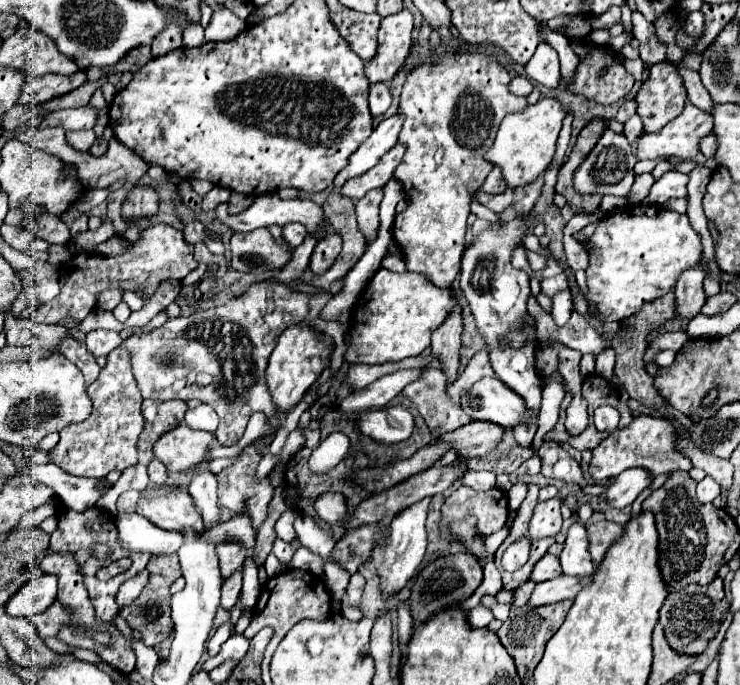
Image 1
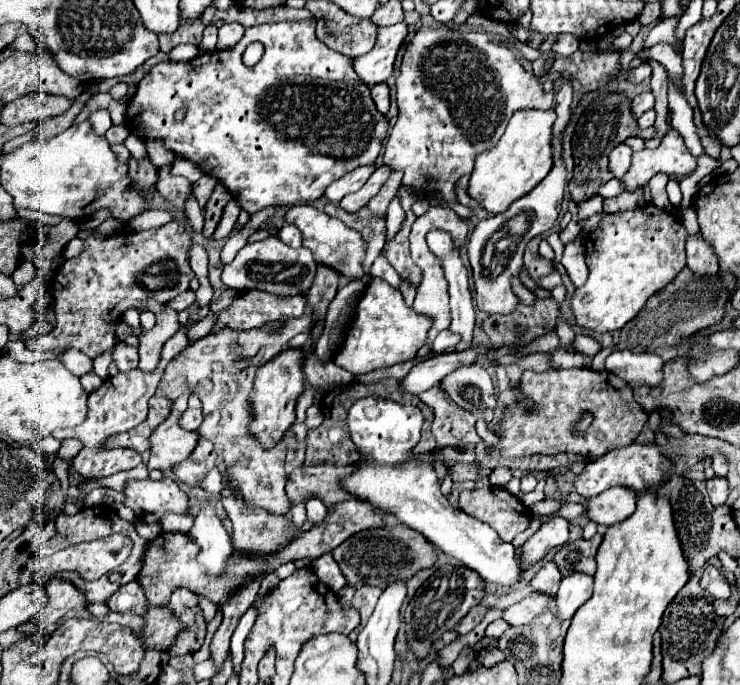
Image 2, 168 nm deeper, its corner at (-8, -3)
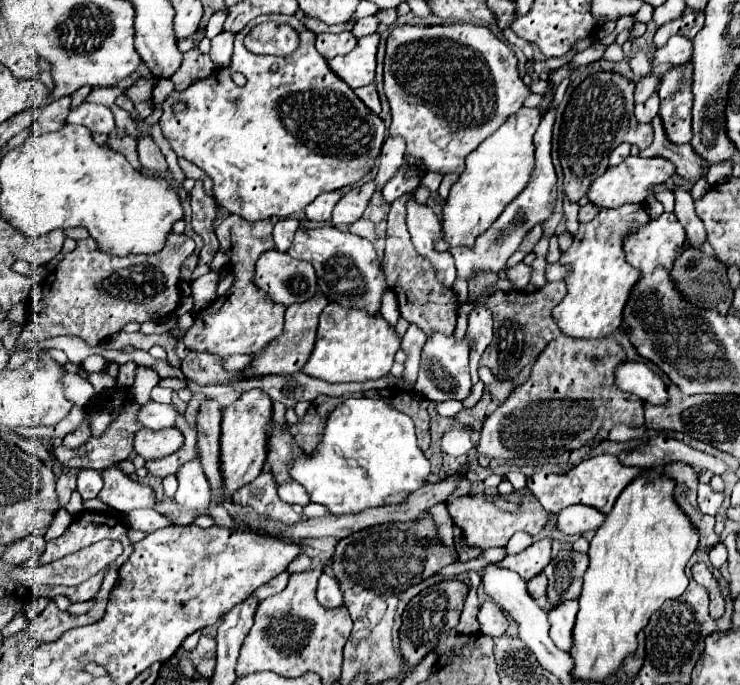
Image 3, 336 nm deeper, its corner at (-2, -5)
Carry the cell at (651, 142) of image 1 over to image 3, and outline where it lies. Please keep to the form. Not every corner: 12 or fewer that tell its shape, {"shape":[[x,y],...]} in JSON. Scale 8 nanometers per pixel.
{"shape":[[630,156],[588,190],[604,208],[644,202],[652,186],[674,176],[664,158]]}

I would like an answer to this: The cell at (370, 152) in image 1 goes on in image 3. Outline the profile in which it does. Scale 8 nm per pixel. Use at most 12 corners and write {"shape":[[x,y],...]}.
{"shape":[[340,192],[320,194],[304,208],[306,220],[330,222]]}

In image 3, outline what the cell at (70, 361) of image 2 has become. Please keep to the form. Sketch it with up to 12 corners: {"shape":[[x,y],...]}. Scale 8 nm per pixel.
{"shape":[[104,372],[88,374],[96,394],[116,388],[116,380]]}

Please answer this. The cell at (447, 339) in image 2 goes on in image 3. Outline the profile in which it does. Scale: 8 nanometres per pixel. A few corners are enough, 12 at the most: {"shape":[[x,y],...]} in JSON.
{"shape":[[392,202],[382,266],[402,318],[452,334],[458,296],[438,282]]}

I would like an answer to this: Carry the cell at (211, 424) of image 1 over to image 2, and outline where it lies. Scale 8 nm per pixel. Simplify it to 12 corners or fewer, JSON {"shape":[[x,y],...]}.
{"shape":[[186,410],[182,428],[198,430],[204,422],[202,410]]}

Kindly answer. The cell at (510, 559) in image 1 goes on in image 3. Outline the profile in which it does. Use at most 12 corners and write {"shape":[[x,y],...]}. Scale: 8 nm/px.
{"shape":[[552,540],[534,542],[498,566],[530,580],[552,560]]}

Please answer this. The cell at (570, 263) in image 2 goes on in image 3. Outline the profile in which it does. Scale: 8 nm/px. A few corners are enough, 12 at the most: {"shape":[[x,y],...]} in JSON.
{"shape":[[546,266],[546,282],[564,280],[568,270],[564,266]]}

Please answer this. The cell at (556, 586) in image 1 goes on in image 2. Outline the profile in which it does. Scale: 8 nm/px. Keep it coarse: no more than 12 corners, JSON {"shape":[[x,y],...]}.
{"shape":[[534,592],[506,608],[512,626],[530,624],[554,606],[554,596]]}

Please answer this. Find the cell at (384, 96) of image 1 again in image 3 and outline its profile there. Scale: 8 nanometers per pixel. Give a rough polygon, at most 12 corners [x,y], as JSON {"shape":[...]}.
{"shape":[[374,84],[354,92],[374,114],[380,114],[380,100]]}

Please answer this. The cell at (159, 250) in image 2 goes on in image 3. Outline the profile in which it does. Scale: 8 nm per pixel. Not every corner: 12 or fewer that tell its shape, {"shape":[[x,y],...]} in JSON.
{"shape":[[186,234],[152,256],[80,240],[44,282],[20,344],[98,346],[180,304]]}

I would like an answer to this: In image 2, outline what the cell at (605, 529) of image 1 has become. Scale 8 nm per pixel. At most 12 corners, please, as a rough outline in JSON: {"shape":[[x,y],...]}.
{"shape":[[600,534],[568,542],[554,554],[562,574],[594,574]]}

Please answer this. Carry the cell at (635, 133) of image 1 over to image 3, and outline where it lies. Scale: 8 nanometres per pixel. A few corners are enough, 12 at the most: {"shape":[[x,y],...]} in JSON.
{"shape":[[658,94],[636,104],[640,124],[652,122],[658,114]]}

